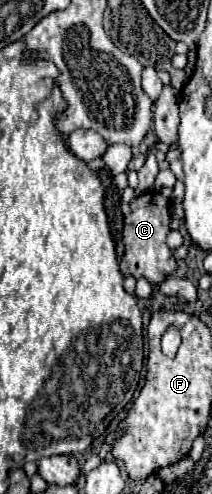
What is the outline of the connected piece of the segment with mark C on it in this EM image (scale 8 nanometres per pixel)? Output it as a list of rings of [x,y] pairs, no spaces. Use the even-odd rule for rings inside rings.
[[[149,190],[131,202],[131,214],[124,218],[125,251],[119,264],[124,277],[147,278],[149,284],[157,286],[163,282],[163,278],[167,278],[177,268],[171,250],[165,246],[165,236],[169,232],[169,218],[171,218],[169,200],[161,192]]]

